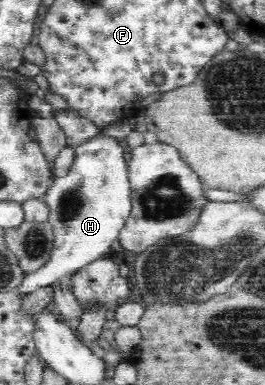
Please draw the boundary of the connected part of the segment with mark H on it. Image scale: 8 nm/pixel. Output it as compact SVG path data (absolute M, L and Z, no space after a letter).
M101 132L83 140L74 151L75 158L69 174L53 177L52 185L43 196L49 207L48 221L53 225L55 235L51 258L45 266L25 274L21 286L17 286L17 293L21 296L66 279L93 260L108 255L129 218L132 209L131 185L128 163L123 158L119 140Z

